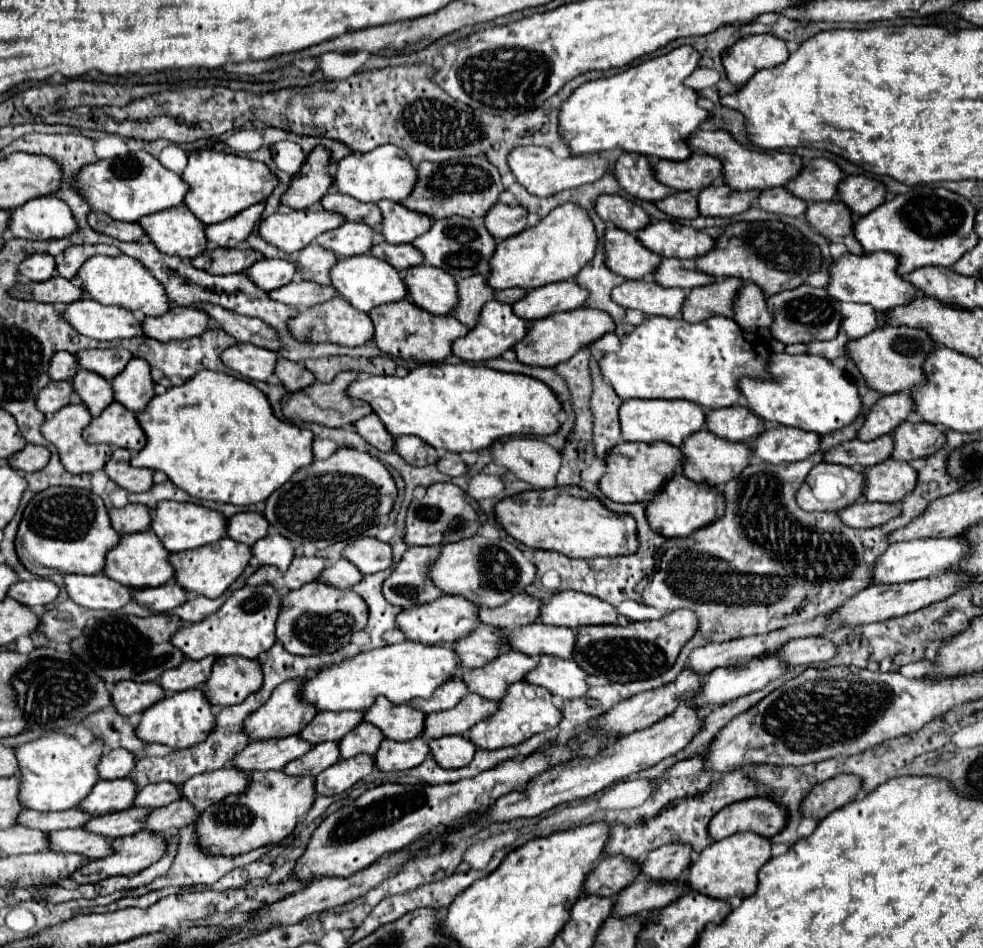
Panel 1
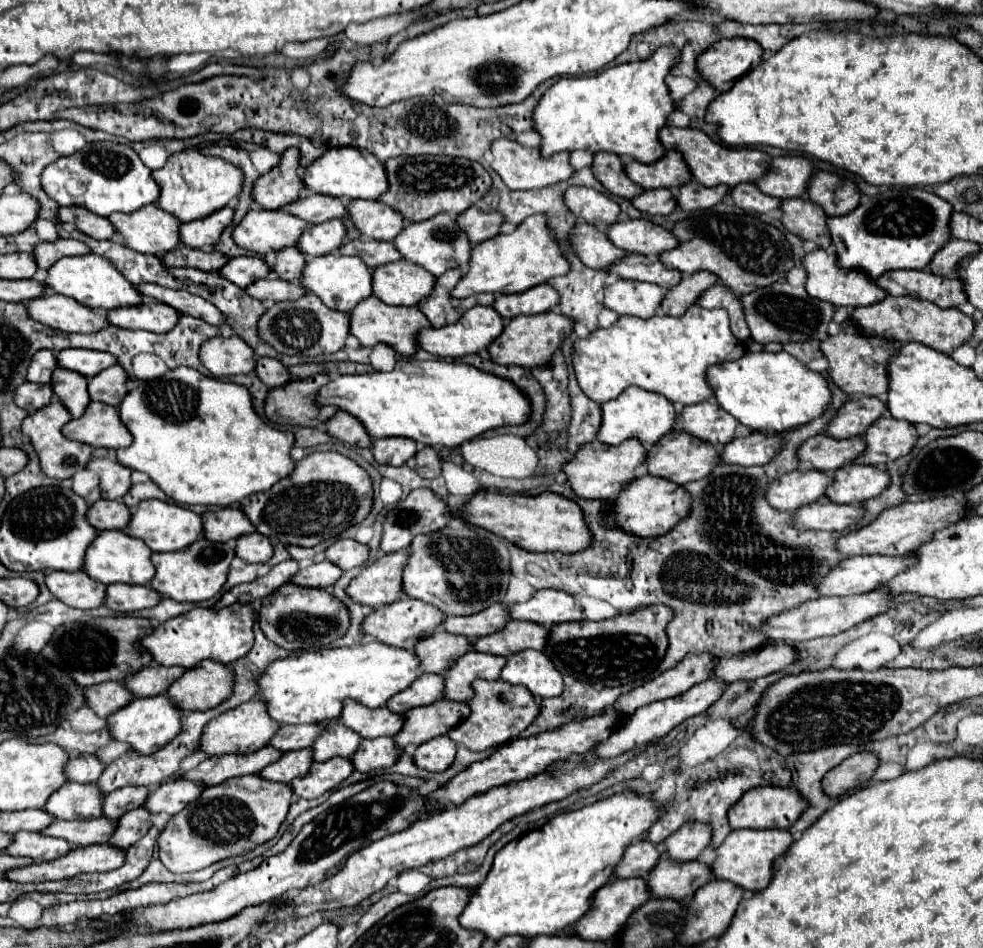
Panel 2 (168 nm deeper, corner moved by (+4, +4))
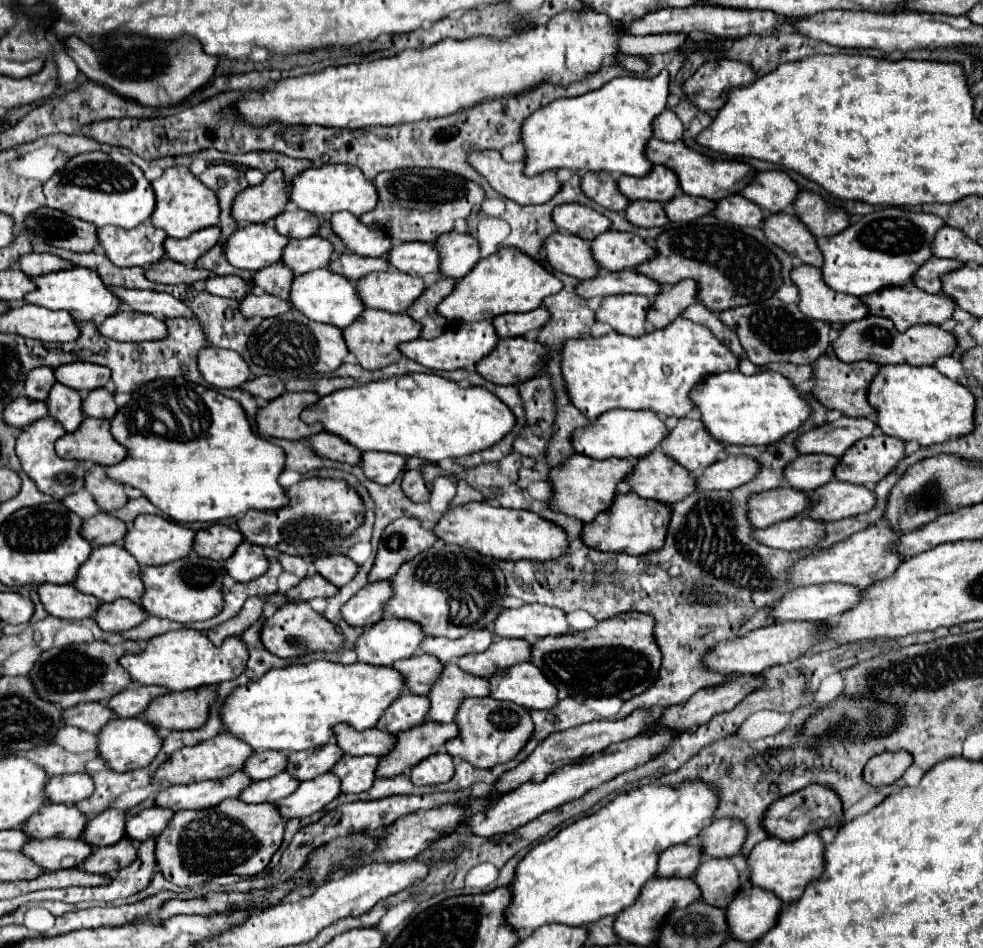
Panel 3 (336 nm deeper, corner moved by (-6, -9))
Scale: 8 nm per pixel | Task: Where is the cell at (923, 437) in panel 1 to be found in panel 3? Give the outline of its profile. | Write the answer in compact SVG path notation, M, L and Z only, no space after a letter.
M884 433L866 437L844 453L836 467L836 477L856 485L876 485L906 457L904 445L904 441Z

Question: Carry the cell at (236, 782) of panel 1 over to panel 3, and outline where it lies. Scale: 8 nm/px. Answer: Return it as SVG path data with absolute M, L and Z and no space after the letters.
M150 807L132 817L126 823L126 837L134 841L146 841L148 837L160 835L164 827L168 825L168 819L172 819L174 811L168 811L166 807Z

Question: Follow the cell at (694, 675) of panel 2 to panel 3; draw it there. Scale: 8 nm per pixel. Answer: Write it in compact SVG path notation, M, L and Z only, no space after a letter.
M632 711L628 717L624 719L612 719L612 721L592 721L592 723L584 723L584 725L578 725L578 727L572 727L572 729L566 729L566 731L560 731L560 733L552 733L548 735L548 739L544 739L536 749L534 753L524 761L520 763L516 769L512 771L506 771L502 775L502 779L496 781L496 789L498 791L514 791L516 787L520 787L522 783L528 783L528 781L544 781L546 775L554 773L556 769L564 767L564 765L570 765L570 763L576 763L596 751L602 751L606 749L610 743L620 743L620 741L626 741L626 739L632 739L644 731L648 731L648 727L652 727L652 723L656 723L658 715L652 713L652 711Z

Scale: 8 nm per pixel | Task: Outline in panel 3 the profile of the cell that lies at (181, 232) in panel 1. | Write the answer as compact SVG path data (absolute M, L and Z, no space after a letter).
M150 221L134 229L122 227L100 227L98 239L108 259L118 267L150 267L164 257L164 239L168 235Z

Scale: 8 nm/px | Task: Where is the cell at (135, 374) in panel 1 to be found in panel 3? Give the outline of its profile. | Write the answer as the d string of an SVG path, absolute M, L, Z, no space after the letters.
M96 389L90 391L84 401L82 401L82 409L84 415L88 417L98 417L98 419L112 419L112 415L116 415L118 405L114 403L114 393L110 393L108 389Z

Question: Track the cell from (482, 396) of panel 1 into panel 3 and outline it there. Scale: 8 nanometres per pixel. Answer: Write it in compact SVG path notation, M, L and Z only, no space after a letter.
M412 373L416 387L410 391L404 391L396 385L396 377L384 379L384 381L372 381L362 387L350 387L340 389L336 393L330 393L318 401L318 405L310 405L302 411L302 421L306 423L322 423L328 433L340 435L360 451L386 451L386 453L398 453L404 457L420 457L430 463L438 463L448 457L464 457L482 449L488 449L496 445L506 433L510 433L516 425L516 417L508 409L506 403L500 403L494 393L490 393L484 387L468 387L460 389L454 381L444 379L434 373Z

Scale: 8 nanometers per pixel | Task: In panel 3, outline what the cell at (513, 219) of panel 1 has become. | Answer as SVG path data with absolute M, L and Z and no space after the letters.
M450 231L436 241L440 253L440 269L444 277L460 279L480 261L480 243L470 233Z

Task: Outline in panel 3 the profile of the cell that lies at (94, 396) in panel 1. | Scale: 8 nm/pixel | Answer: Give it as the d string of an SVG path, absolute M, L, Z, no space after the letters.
M56 383L50 391L48 397L48 409L50 409L50 417L54 417L56 421L62 423L62 427L72 433L80 427L80 423L84 421L84 411L82 411L82 397L76 389L70 389L66 385Z

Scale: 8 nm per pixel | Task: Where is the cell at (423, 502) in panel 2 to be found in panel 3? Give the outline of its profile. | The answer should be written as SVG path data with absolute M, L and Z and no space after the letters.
M402 517L390 523L382 533L376 563L368 581L392 579L398 567L408 563L408 559L414 559L420 551L432 547L432 543L436 543L436 535L432 535L432 529L426 529L420 519Z

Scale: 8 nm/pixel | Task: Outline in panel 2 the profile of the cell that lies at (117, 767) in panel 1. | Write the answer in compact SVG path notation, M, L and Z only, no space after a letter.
M80 754L66 762L64 776L68 782L90 784L98 780L98 774L102 774L102 766L104 764L94 754Z

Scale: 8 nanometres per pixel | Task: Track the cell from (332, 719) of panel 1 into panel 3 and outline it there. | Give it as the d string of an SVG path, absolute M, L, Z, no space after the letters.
M258 751L246 761L244 771L254 781L274 777L274 775L284 771L284 755L286 755L284 751Z

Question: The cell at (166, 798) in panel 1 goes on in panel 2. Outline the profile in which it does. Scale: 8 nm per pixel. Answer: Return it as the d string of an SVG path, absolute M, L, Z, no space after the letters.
M126 786L122 790L114 790L106 794L102 804L102 816L110 820L118 820L122 814L126 814L126 810L140 808L148 792L150 790L144 786Z

